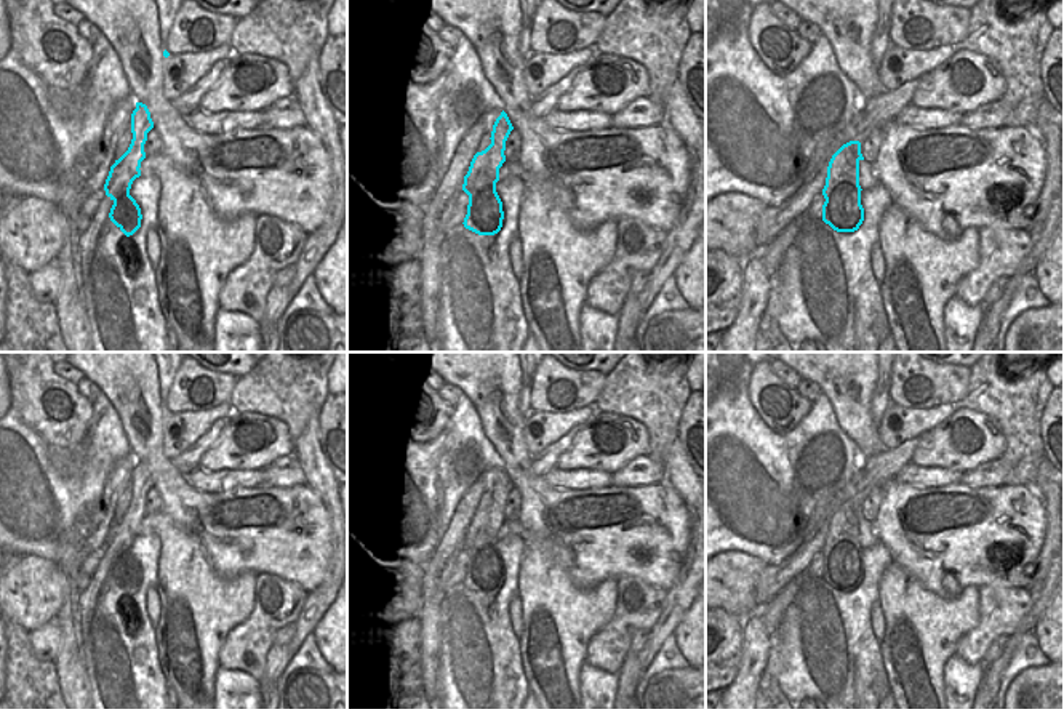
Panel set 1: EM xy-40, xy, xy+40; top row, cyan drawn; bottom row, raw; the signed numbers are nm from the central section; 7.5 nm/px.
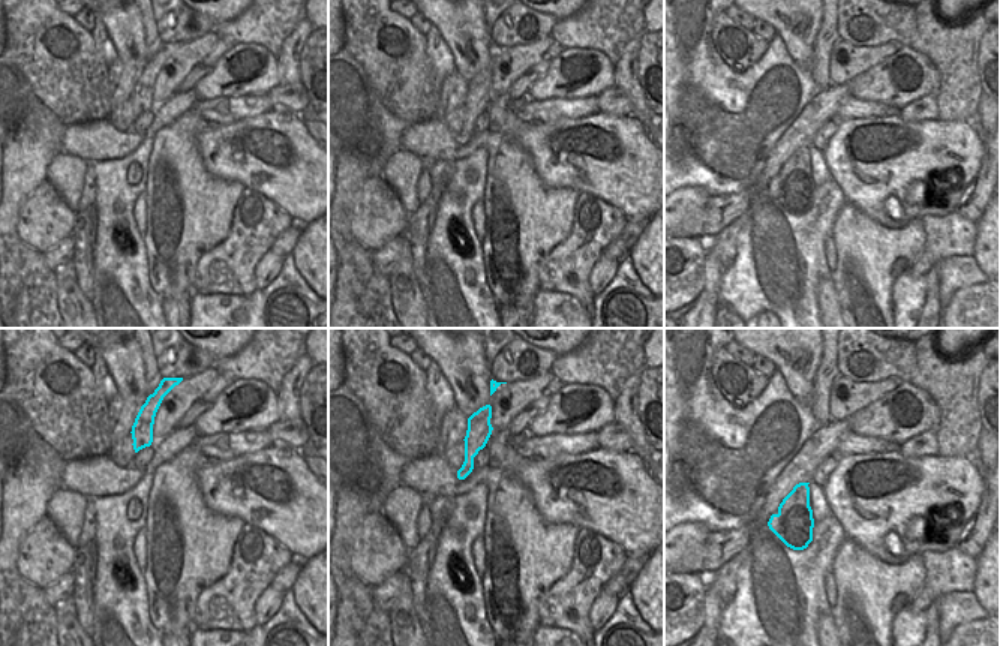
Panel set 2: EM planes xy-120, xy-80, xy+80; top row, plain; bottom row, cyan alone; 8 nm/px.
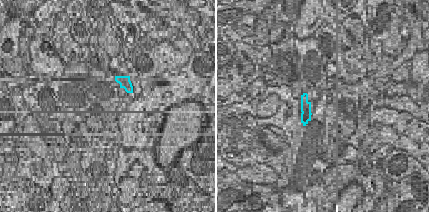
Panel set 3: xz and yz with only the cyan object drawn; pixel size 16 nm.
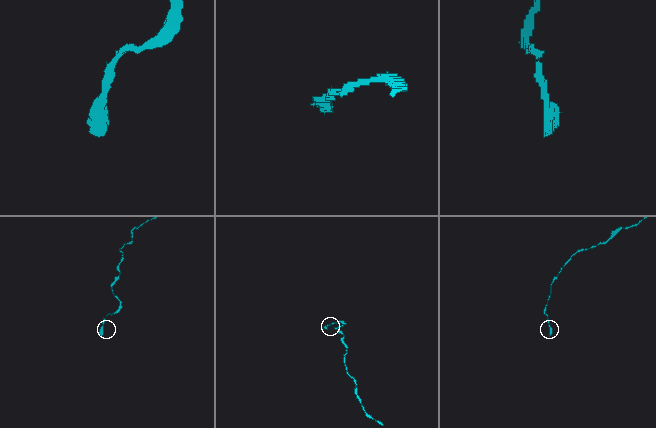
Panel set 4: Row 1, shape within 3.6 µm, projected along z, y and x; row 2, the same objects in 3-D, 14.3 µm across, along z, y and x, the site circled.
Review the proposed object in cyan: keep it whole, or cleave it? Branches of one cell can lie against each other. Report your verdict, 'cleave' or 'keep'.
cleave

